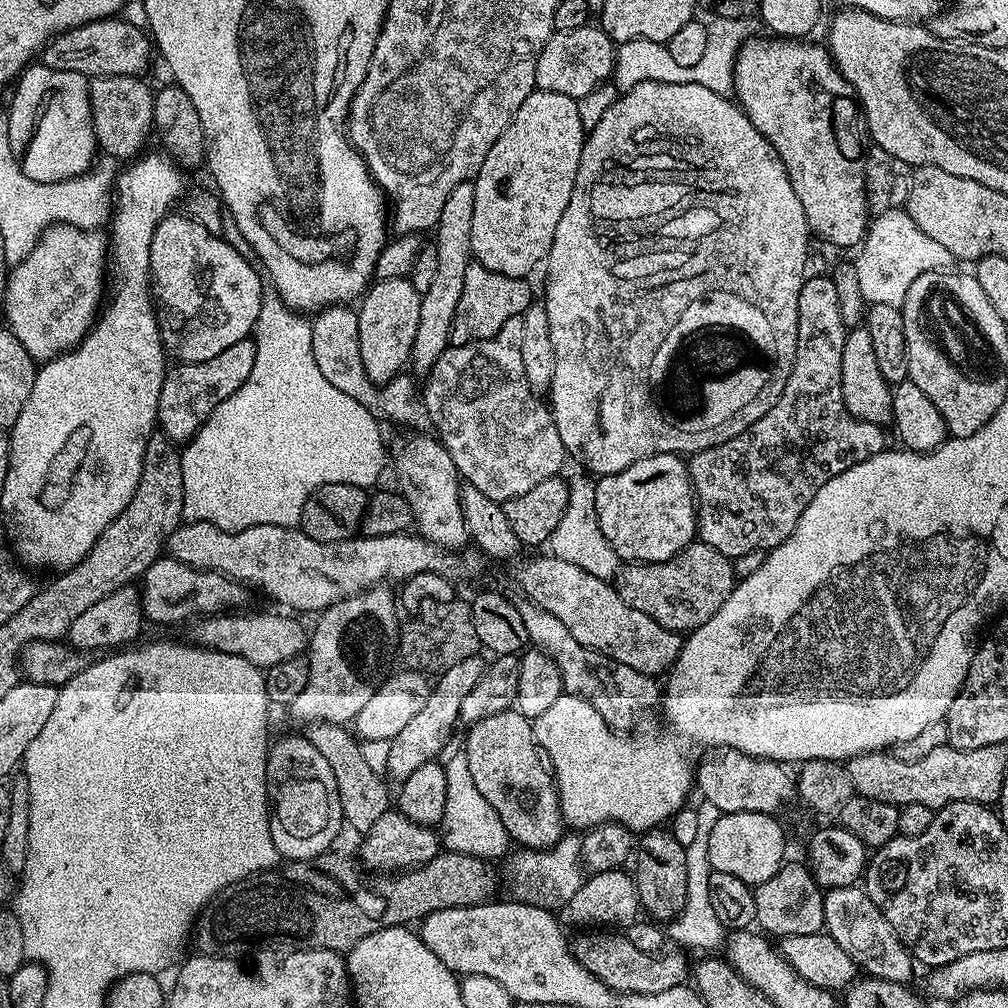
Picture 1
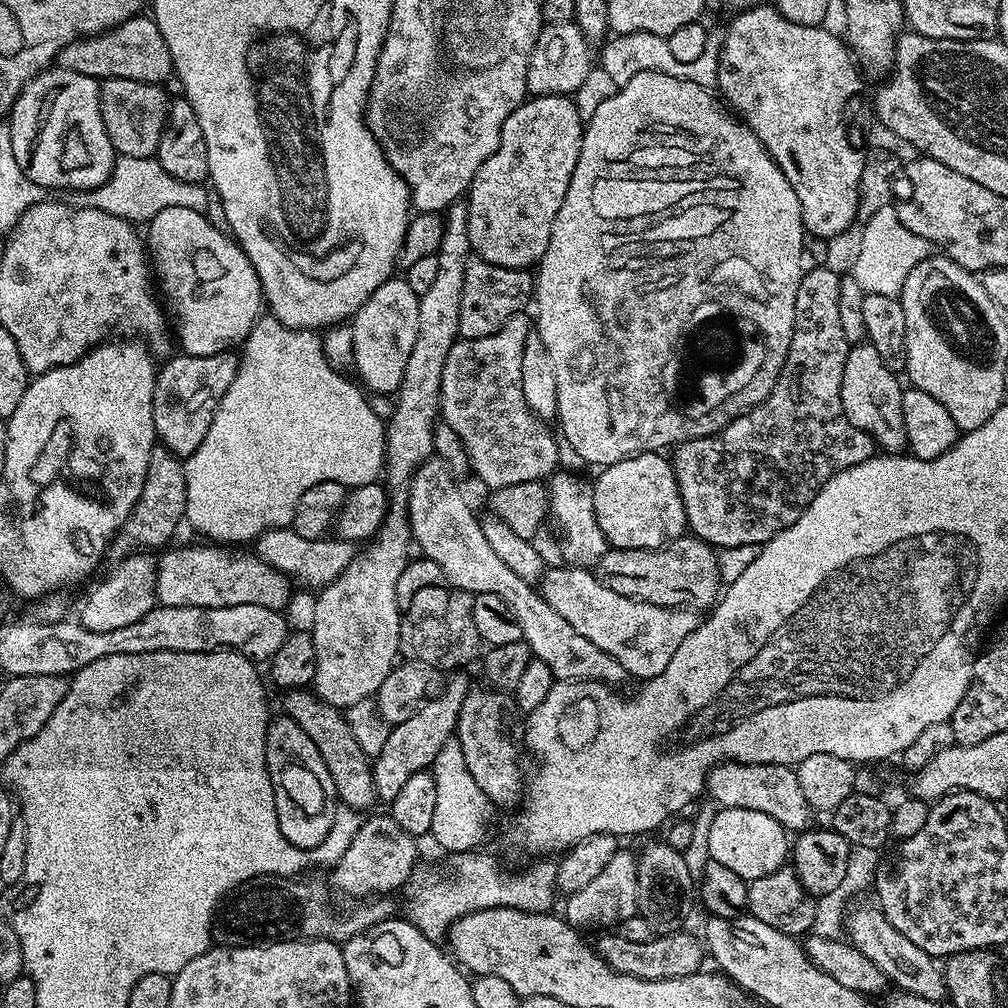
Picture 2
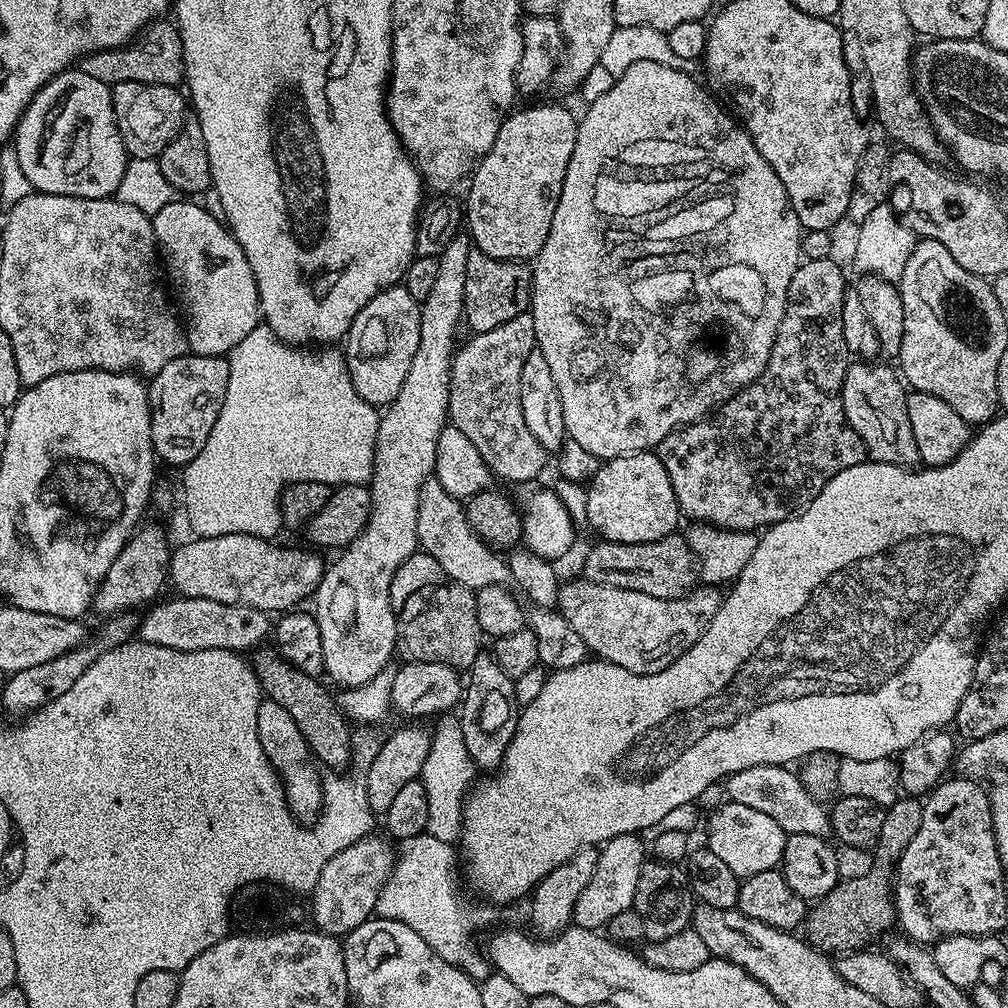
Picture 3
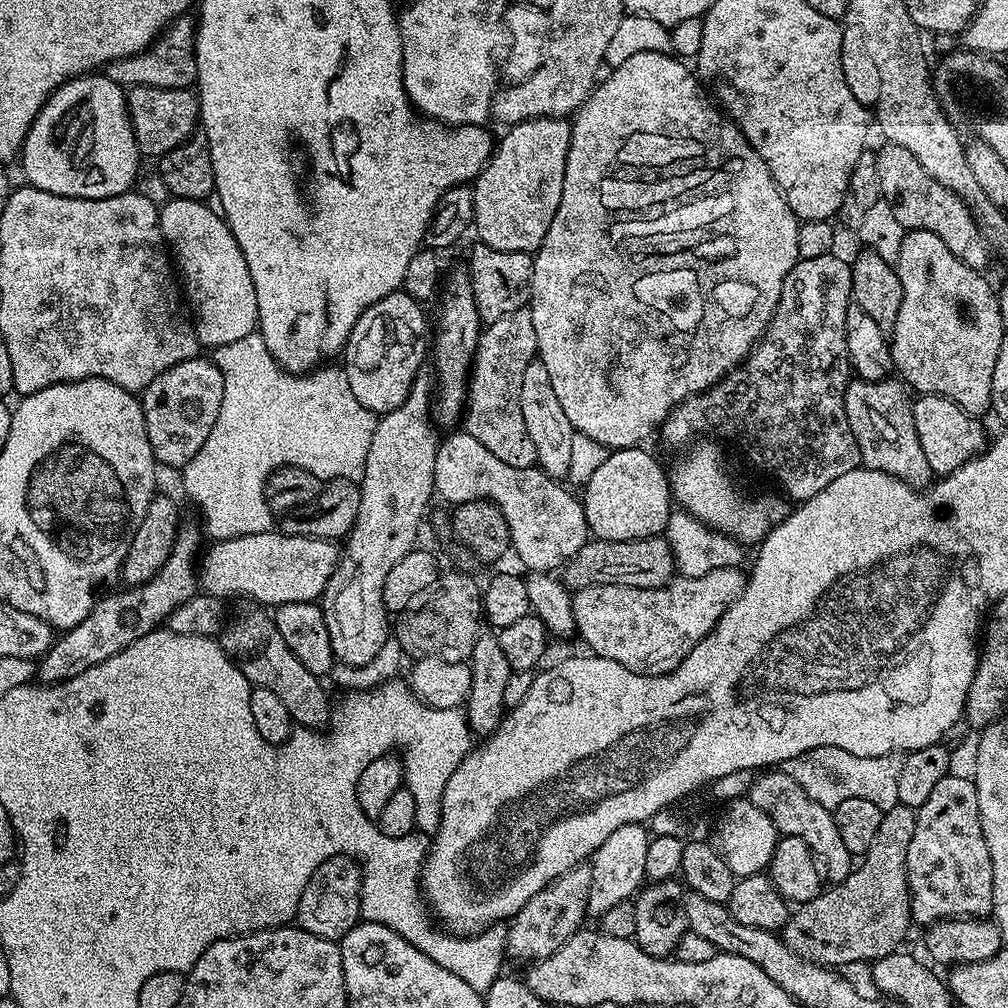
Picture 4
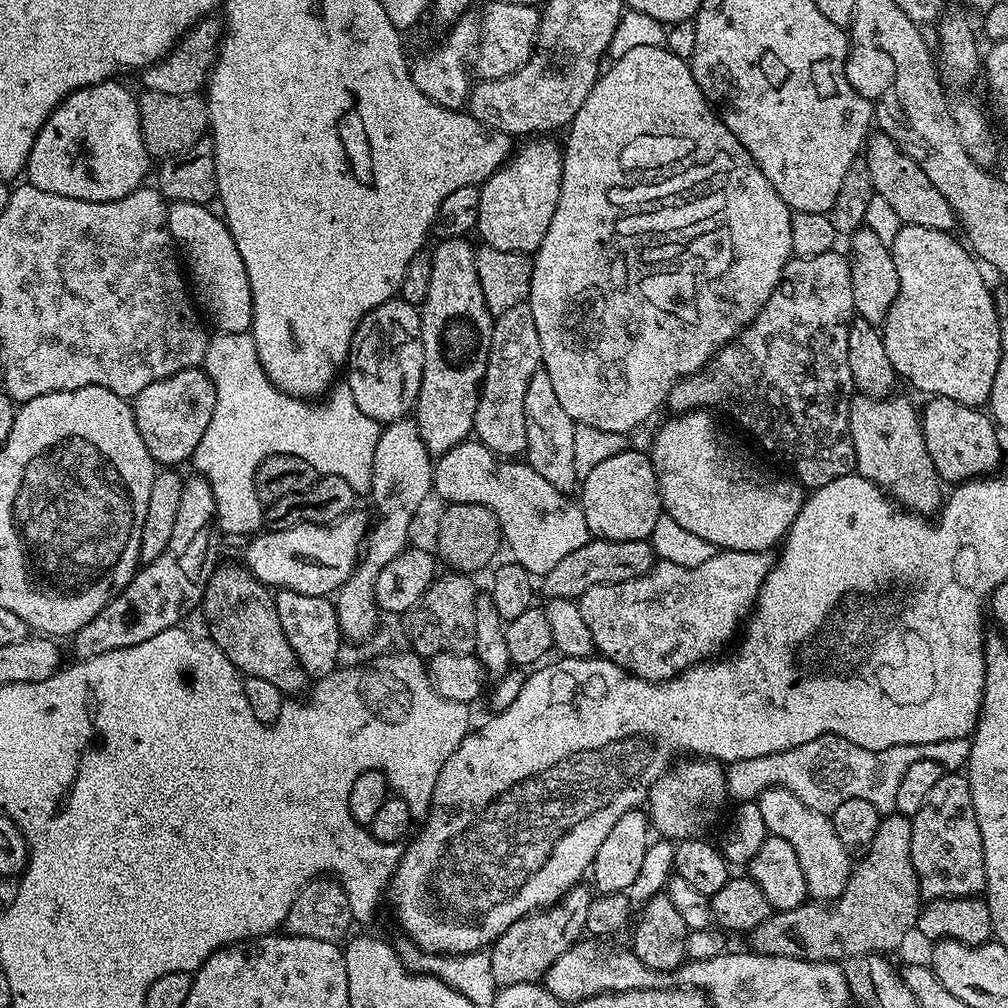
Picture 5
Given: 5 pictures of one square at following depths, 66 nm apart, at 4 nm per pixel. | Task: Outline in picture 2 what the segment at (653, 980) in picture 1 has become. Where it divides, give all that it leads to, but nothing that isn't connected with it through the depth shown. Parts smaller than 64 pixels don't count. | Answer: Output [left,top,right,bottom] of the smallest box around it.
[594,930,706,980]

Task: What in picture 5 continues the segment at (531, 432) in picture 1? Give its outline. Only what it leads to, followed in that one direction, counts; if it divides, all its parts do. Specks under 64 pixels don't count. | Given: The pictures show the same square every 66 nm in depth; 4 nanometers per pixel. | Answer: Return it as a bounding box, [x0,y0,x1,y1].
[474,302,541,458]

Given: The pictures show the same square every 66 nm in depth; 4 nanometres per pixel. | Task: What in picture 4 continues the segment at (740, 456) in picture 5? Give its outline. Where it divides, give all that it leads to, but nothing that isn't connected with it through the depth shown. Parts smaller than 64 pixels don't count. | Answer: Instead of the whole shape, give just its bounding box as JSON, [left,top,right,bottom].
[668,438,786,545]

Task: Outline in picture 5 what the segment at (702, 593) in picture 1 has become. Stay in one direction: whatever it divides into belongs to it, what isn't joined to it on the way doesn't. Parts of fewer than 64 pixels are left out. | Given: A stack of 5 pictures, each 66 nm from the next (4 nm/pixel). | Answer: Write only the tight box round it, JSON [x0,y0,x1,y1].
[538,538,654,600]

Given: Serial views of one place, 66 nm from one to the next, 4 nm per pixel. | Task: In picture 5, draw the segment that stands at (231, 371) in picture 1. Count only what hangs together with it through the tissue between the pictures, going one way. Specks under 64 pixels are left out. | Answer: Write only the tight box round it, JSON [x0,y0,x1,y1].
[131,368,216,466]

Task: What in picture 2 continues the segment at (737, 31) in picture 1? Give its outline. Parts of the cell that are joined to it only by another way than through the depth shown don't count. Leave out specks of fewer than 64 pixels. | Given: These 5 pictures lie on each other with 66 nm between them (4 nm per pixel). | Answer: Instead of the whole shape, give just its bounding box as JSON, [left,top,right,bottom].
[598,30,722,88]

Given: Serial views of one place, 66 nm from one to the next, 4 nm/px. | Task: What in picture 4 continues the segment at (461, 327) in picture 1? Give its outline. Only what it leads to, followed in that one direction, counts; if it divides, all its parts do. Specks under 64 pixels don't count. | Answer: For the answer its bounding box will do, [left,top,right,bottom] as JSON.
[468,242,533,325]

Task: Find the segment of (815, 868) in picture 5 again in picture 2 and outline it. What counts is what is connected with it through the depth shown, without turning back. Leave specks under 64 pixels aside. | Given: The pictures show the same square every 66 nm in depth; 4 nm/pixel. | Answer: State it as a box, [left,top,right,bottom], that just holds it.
[706,761,813,832]

